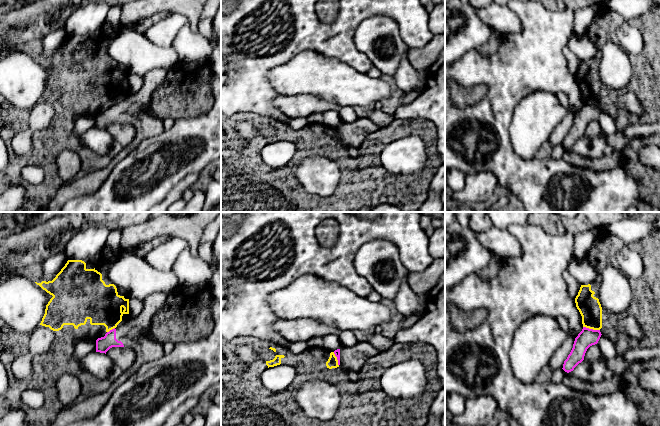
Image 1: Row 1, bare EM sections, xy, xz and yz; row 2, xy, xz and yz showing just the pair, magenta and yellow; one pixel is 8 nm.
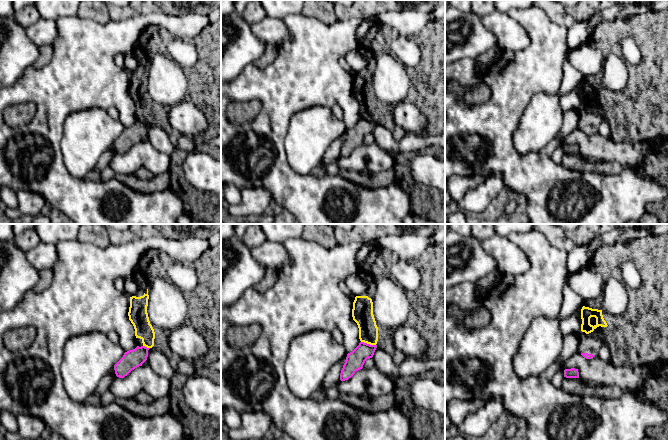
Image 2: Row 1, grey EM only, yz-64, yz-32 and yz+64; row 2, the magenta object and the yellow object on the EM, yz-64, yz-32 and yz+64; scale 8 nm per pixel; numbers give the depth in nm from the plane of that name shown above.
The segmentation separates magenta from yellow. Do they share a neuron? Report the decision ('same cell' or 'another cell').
another cell

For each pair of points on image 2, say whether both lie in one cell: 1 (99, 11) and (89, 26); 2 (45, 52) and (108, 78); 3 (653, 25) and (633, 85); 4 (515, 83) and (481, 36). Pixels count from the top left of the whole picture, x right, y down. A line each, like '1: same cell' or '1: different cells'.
1: different cells
2: different cells
3: same cell
4: different cells

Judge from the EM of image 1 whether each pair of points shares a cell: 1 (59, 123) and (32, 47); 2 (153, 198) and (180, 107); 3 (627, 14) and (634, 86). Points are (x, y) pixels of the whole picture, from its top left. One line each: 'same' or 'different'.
1: same
2: different
3: different

